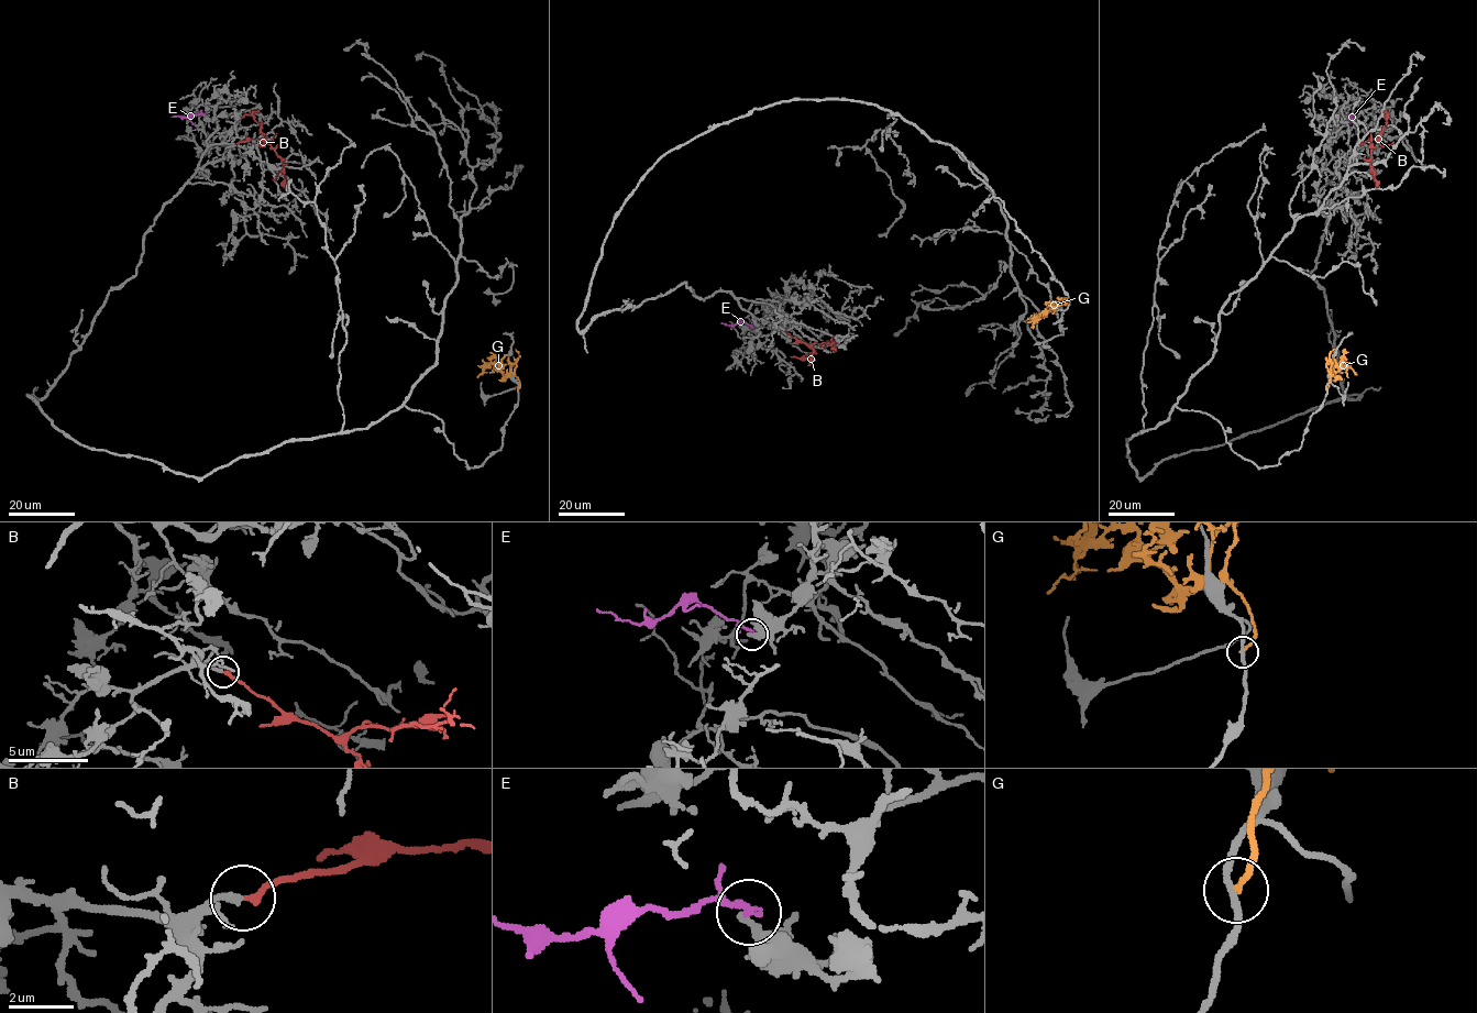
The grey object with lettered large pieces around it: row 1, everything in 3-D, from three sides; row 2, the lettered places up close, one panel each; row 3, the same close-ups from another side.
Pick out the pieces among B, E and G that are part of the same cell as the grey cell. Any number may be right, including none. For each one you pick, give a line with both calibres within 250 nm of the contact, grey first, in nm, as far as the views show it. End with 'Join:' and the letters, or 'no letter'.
B: calibres 200 and 200 nm
Join: B

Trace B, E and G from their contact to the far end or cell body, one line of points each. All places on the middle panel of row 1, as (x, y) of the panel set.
B: (784, 331), (808, 345), (833, 342), (833, 348)
E: (753, 328), (742, 321), (733, 325), (722, 322)
G: (1068, 298), (1066, 304), (1027, 320)

